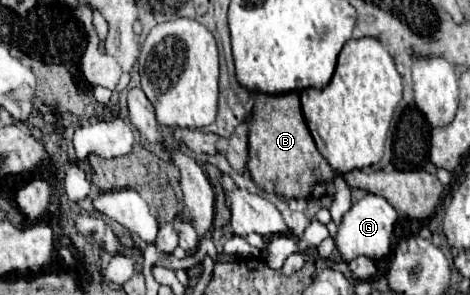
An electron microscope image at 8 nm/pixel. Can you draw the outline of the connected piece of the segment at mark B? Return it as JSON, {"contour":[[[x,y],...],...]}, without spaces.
{"contour":[[[253,93],[253,99],[255,107],[251,115],[247,169],[259,189],[285,199],[305,199],[311,195],[317,181],[333,181],[337,175],[341,175],[317,151],[315,141],[303,119],[297,93]]]}

